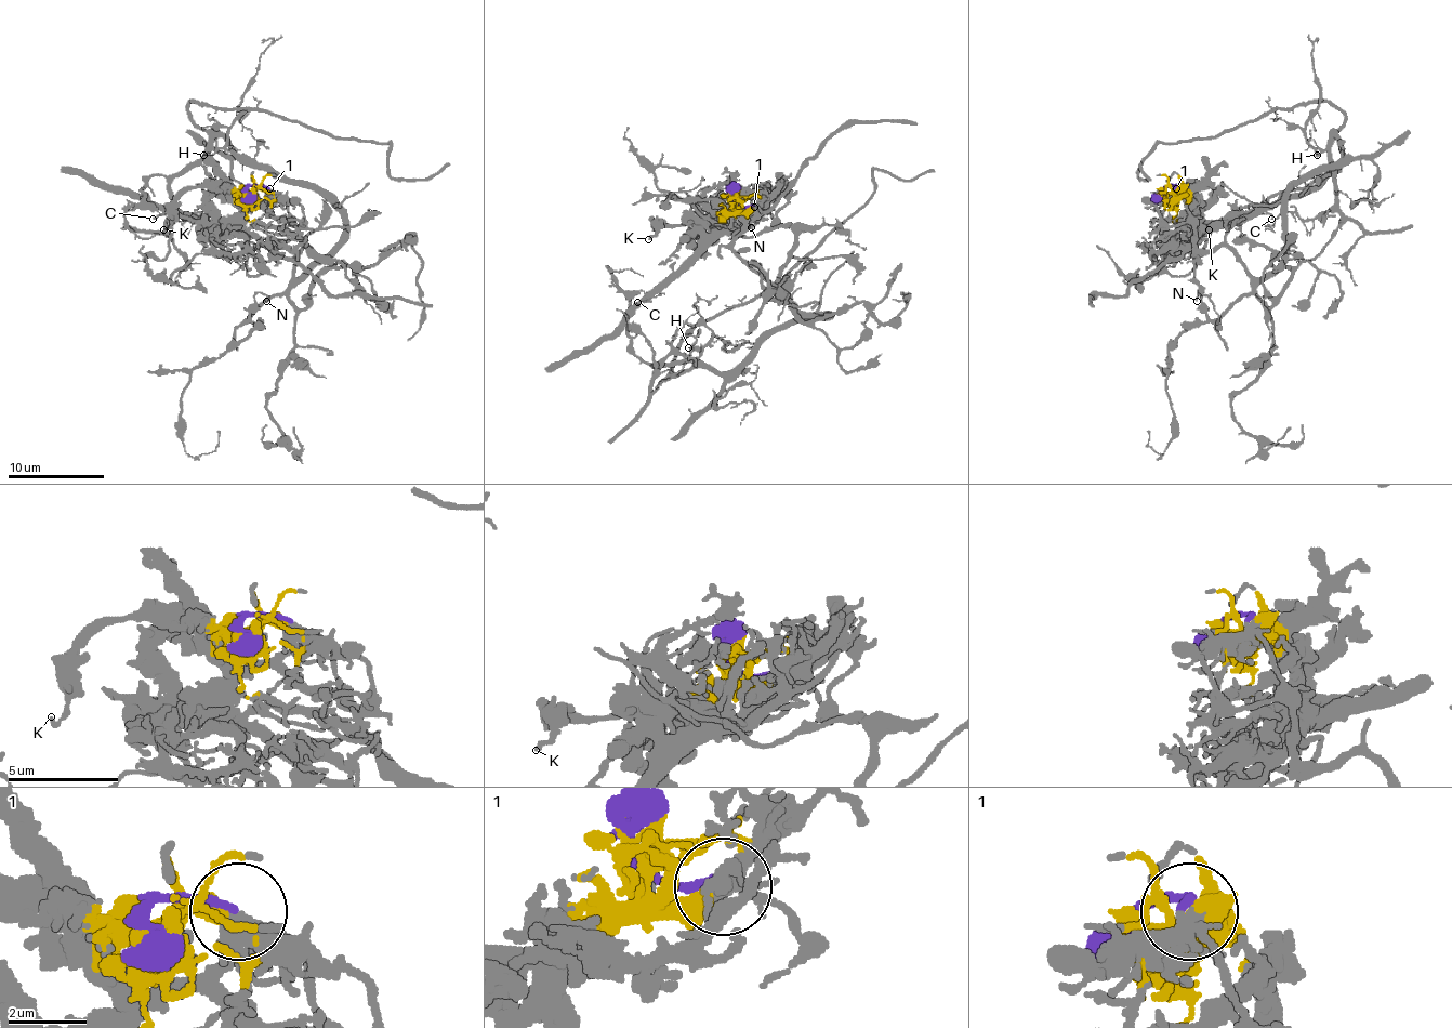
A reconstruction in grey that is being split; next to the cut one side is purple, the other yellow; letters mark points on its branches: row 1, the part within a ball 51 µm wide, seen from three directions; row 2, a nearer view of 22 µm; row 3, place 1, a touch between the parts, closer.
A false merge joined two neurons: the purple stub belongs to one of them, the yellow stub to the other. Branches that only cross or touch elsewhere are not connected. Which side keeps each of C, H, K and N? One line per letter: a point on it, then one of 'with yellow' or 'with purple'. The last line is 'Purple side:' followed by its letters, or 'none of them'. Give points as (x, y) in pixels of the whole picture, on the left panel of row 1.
C: at (153, 219); with yellow
H: at (203, 155); with purple
K: at (163, 229); with yellow
N: at (266, 301); with purple
Purple side: H, N

